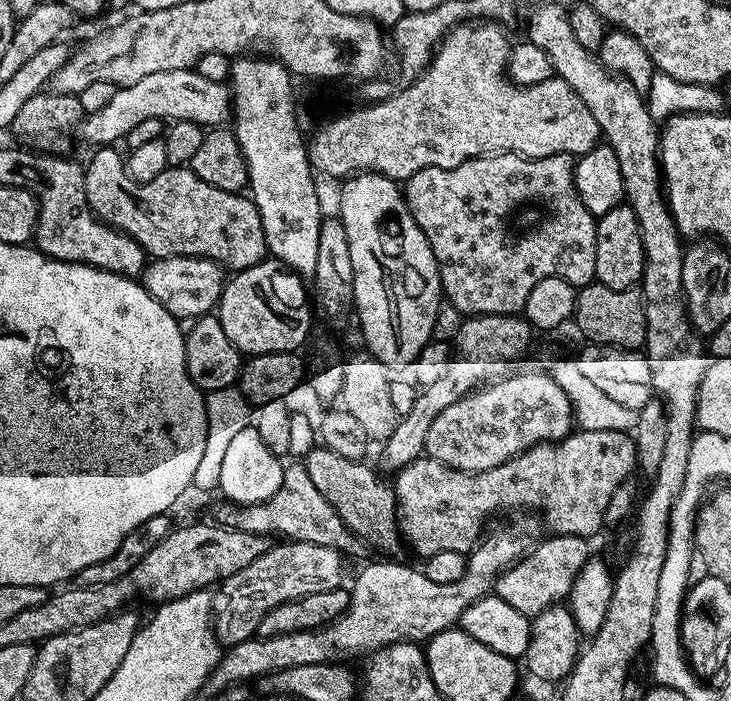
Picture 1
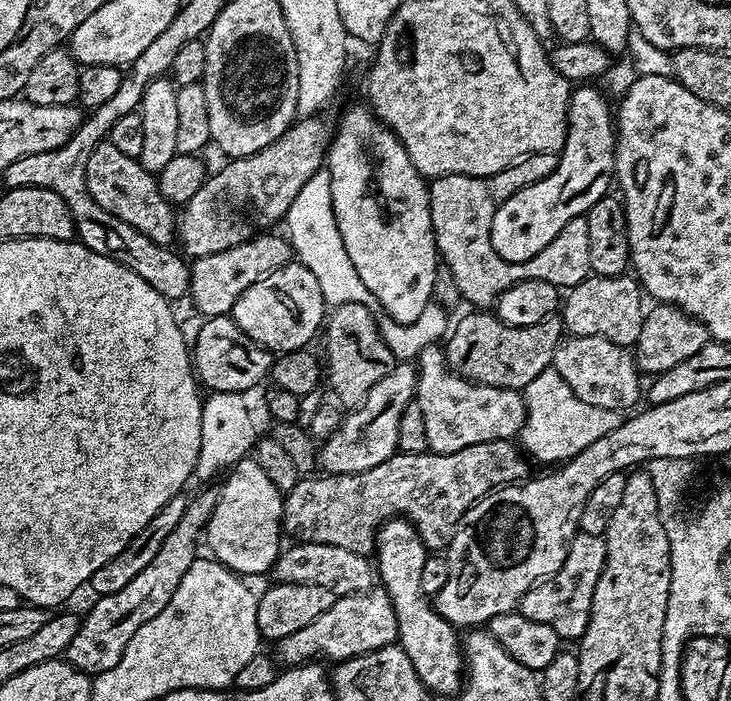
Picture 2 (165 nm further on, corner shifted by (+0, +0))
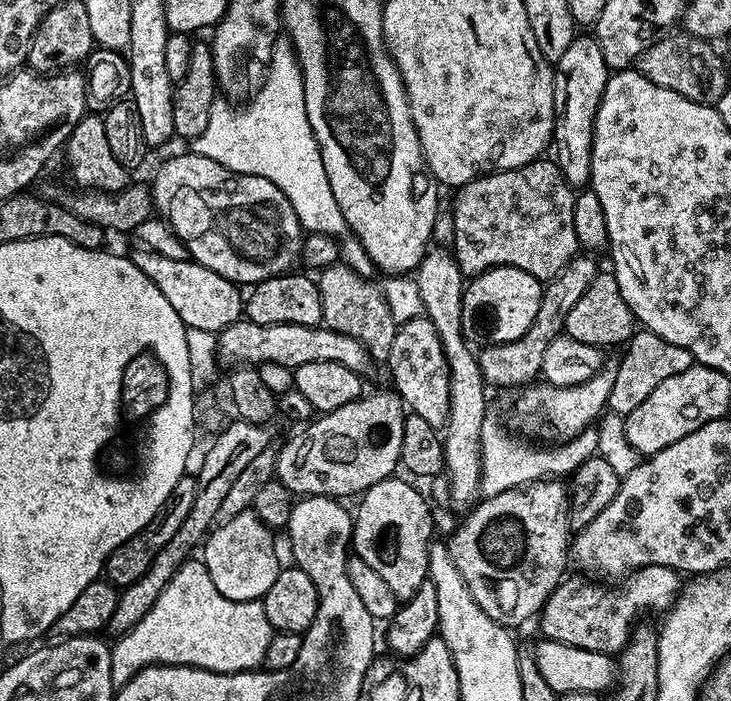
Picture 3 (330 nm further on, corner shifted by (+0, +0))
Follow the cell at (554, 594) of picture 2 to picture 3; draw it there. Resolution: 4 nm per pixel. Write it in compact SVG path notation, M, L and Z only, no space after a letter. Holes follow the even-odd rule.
M646 566L638 568L623 581L624 588L620 586L608 586L603 588L603 583L592 578L585 578L576 574L576 577L561 580L558 587L552 591L550 598L544 603L544 609L540 611L538 623L540 623L540 636L545 640L557 640L566 646L578 646L582 650L594 650L595 652L606 652L619 654L623 652L628 639L634 631L636 619L649 608L652 612L667 613L668 609L676 602L676 597L682 591L682 576L672 568L666 566Z

